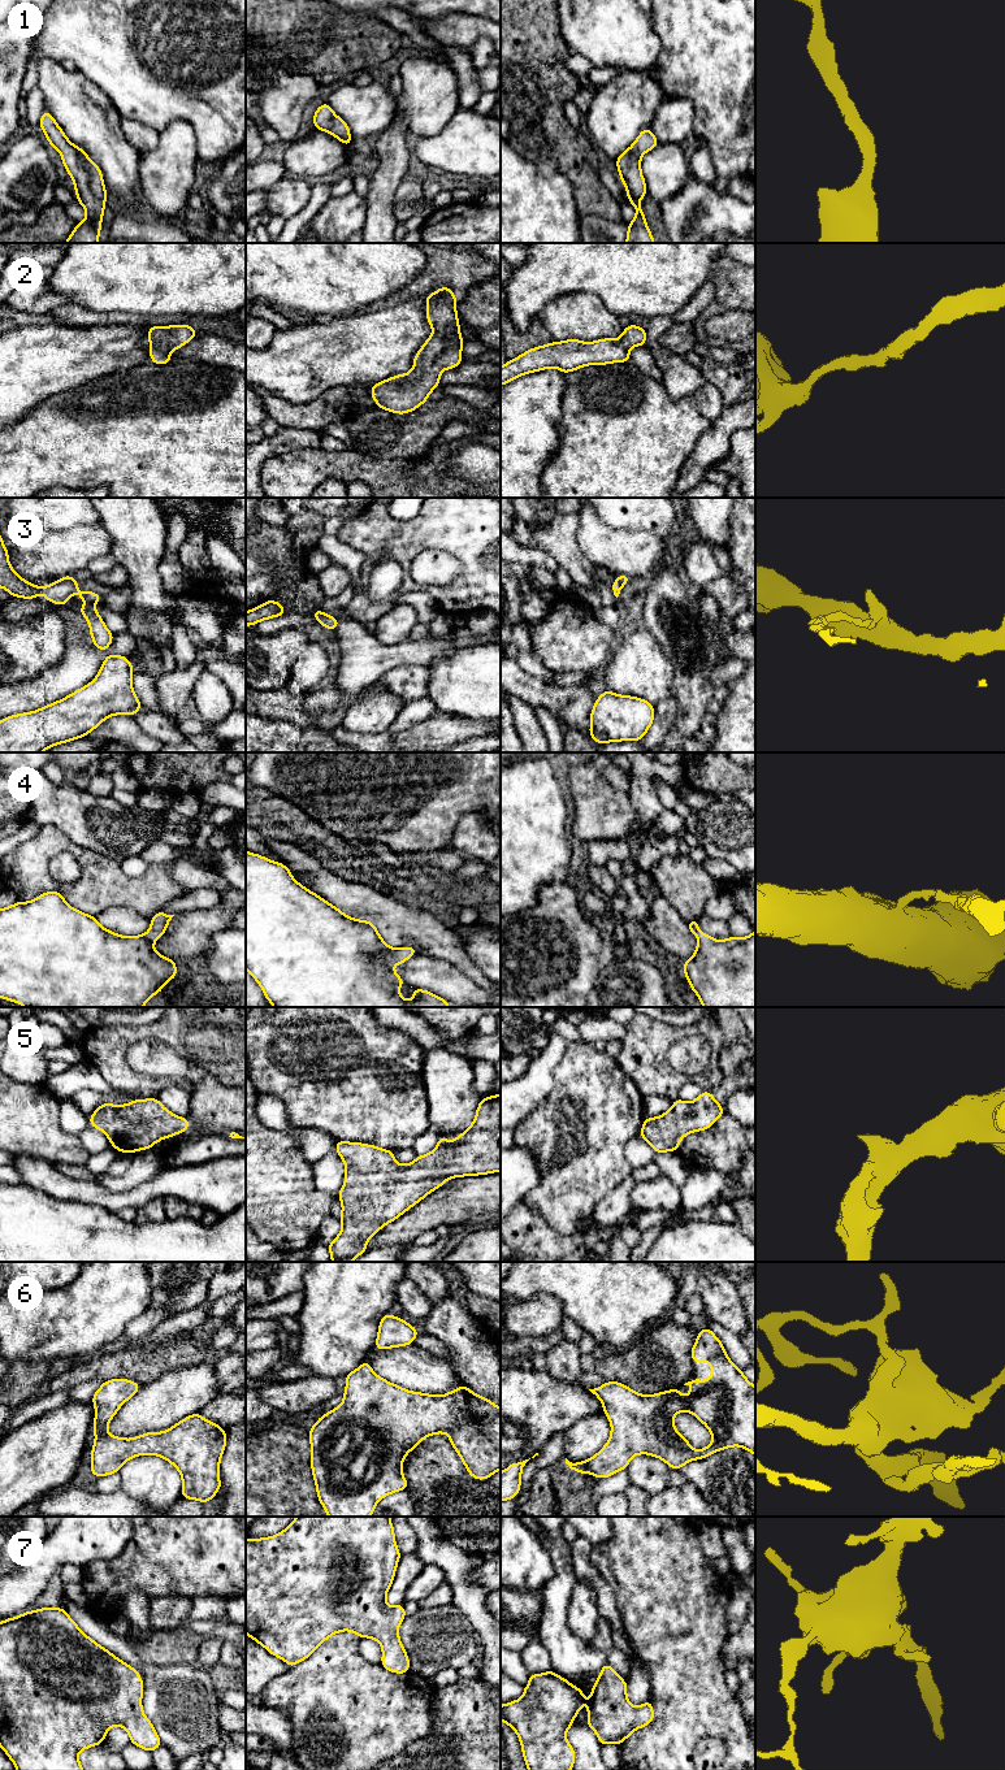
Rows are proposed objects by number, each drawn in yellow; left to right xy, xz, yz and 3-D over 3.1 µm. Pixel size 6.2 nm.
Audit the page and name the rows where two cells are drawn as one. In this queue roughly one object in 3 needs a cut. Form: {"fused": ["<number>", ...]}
{"fused": ["3"]}

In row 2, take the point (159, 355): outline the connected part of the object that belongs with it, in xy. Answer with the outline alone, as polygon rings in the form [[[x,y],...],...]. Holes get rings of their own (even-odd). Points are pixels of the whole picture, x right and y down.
[[[190,325],[150,326],[147,339],[152,346],[150,360],[157,365],[173,361],[169,353],[194,339],[196,334]]]

